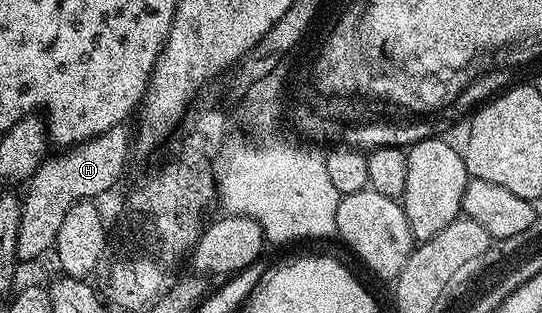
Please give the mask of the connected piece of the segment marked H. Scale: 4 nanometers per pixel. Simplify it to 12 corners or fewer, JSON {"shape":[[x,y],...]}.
{"shape":[[127,124],[45,156],[22,193],[16,256],[51,250],[66,211],[120,181]]}

